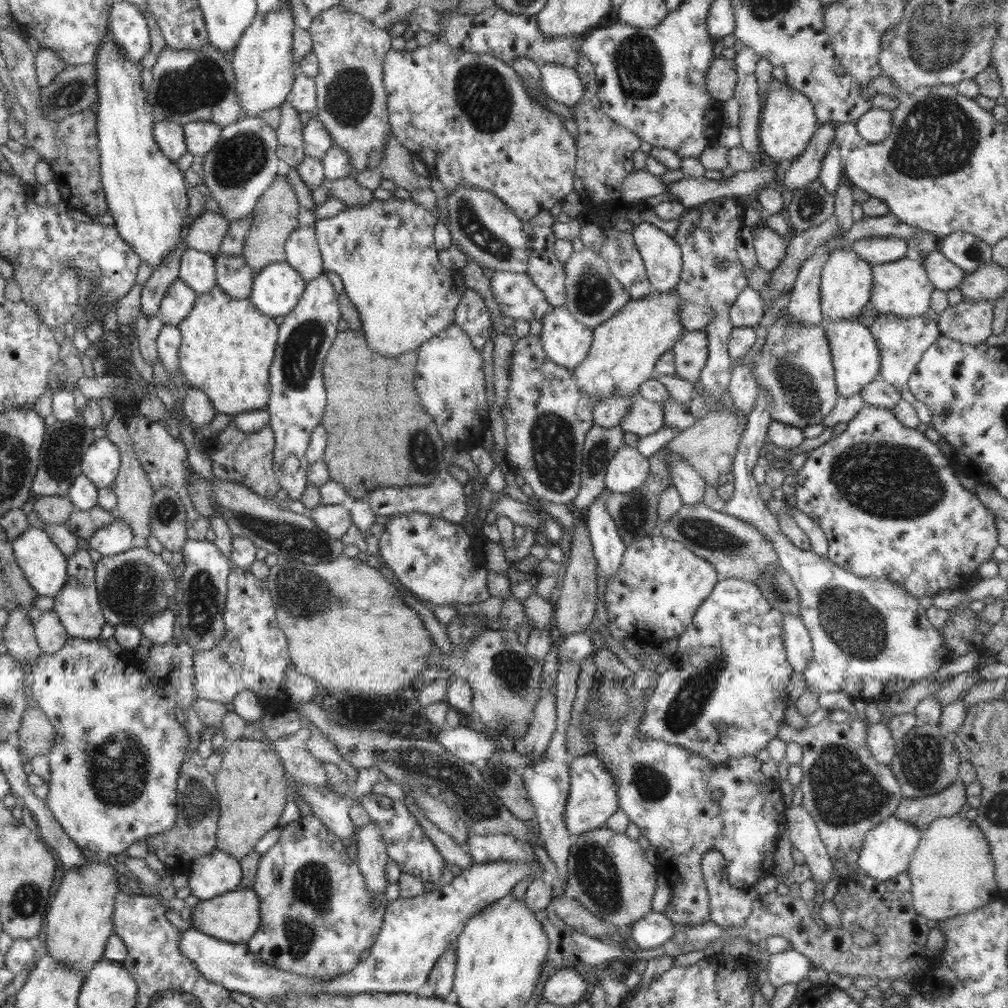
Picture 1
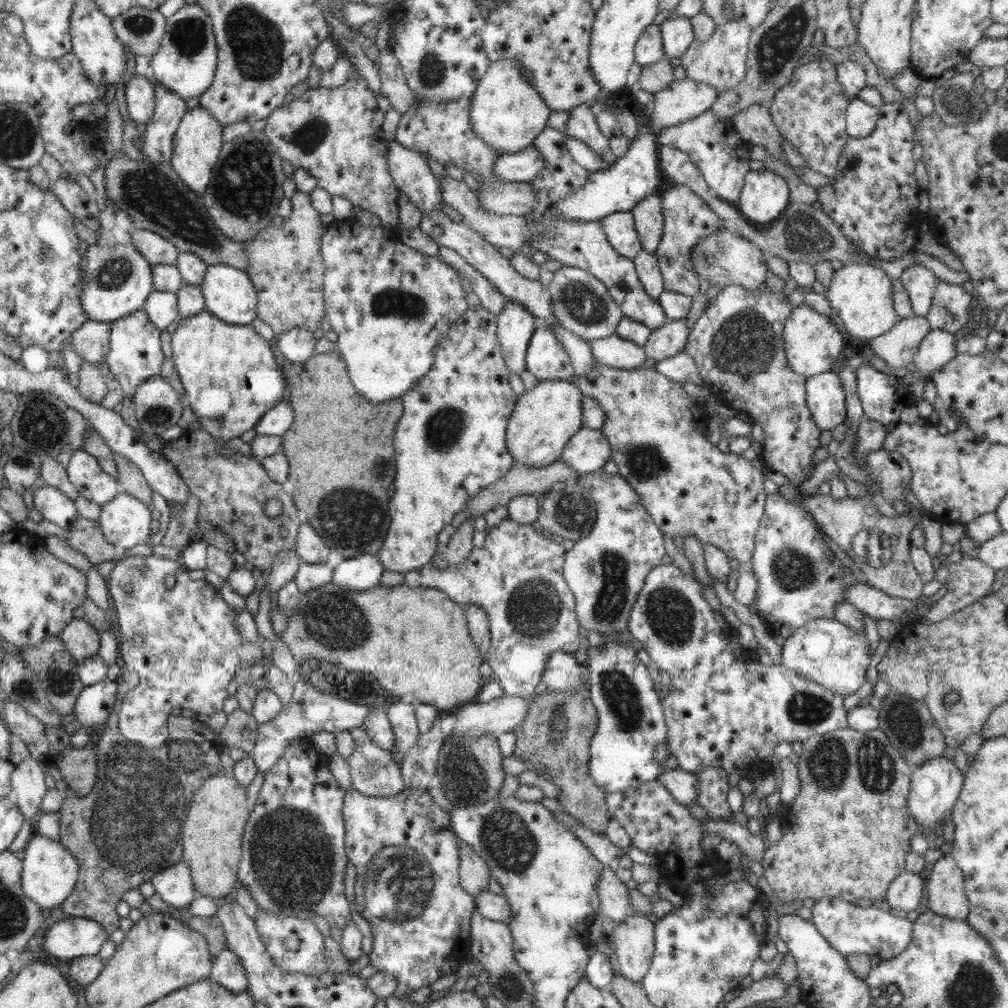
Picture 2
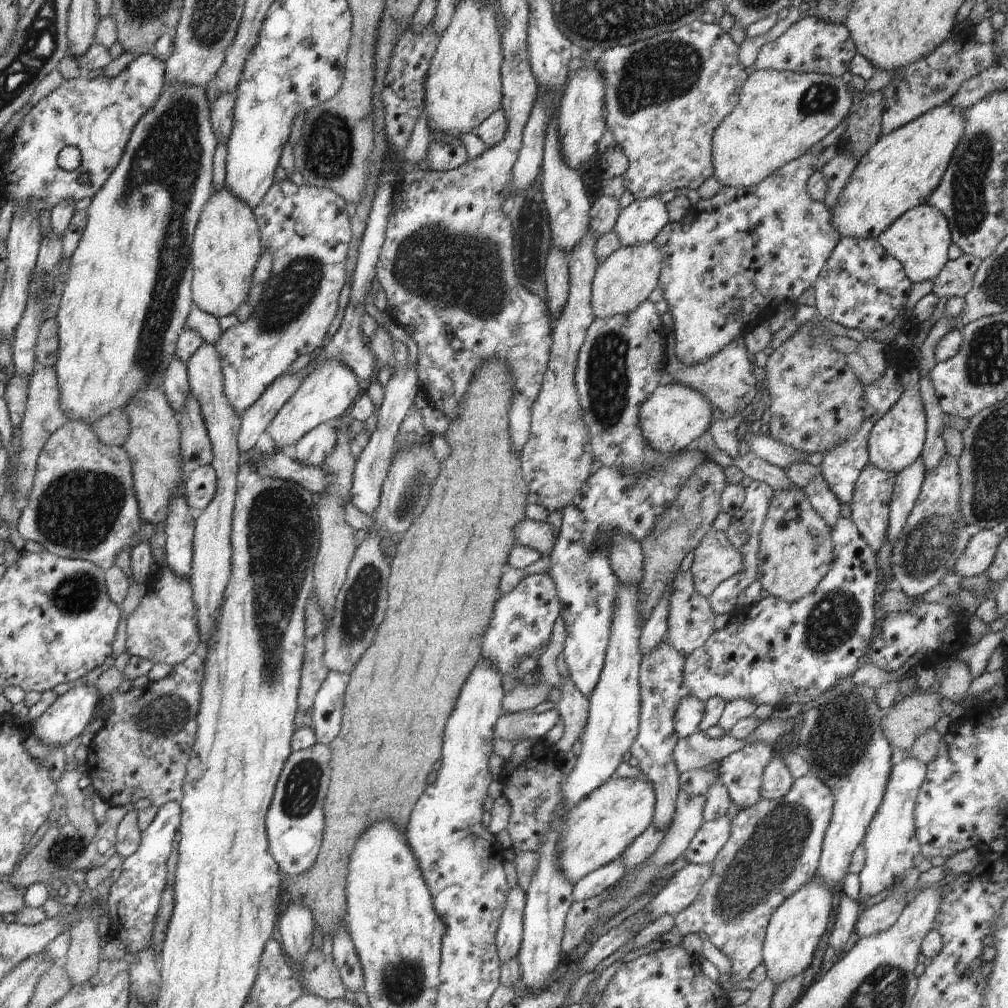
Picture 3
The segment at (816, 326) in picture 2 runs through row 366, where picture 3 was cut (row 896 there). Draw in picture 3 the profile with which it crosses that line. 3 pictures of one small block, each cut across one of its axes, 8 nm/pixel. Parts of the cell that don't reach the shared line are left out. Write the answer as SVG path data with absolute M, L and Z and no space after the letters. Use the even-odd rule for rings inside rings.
M814 876L782 902L771 916L763 942L763 962L766 976L776 988L783 982L802 975L812 964L818 942L821 942L820 937L826 932L830 920L834 889L830 889Z

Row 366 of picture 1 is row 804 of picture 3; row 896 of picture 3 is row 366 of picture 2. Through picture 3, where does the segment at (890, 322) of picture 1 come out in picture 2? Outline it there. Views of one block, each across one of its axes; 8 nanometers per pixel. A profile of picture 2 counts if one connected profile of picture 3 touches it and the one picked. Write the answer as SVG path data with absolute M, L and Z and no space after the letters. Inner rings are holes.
M868 361L862 363L855 372L864 418L884 425L898 423L900 412L916 402L912 400L904 380L874 369Z

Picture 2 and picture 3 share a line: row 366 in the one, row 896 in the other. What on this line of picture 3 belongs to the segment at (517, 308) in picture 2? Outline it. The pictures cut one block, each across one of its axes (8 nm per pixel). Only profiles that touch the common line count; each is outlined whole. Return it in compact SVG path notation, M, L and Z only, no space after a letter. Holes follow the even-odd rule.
M519 885L507 894L507 903L501 914L495 942L501 968L516 959L520 952L525 900L525 892Z

